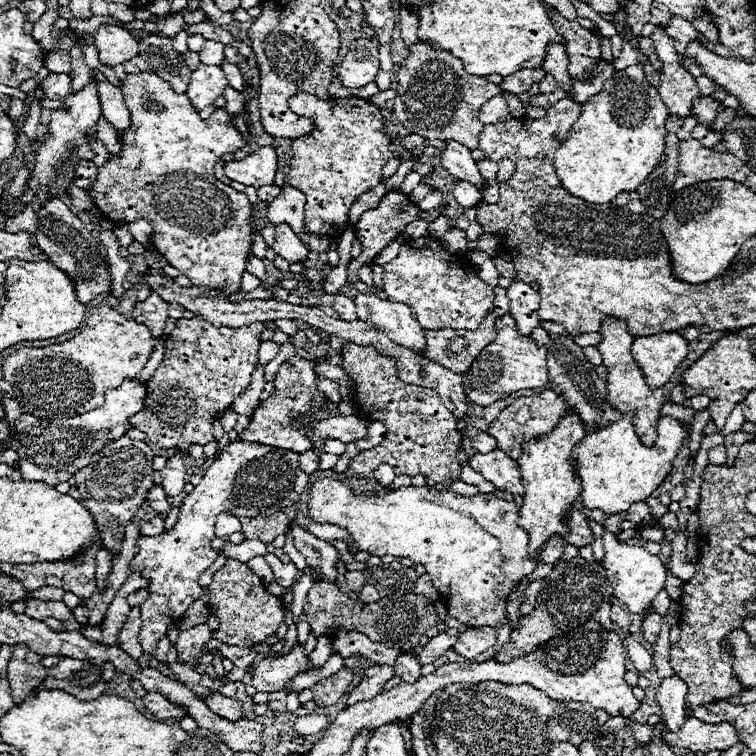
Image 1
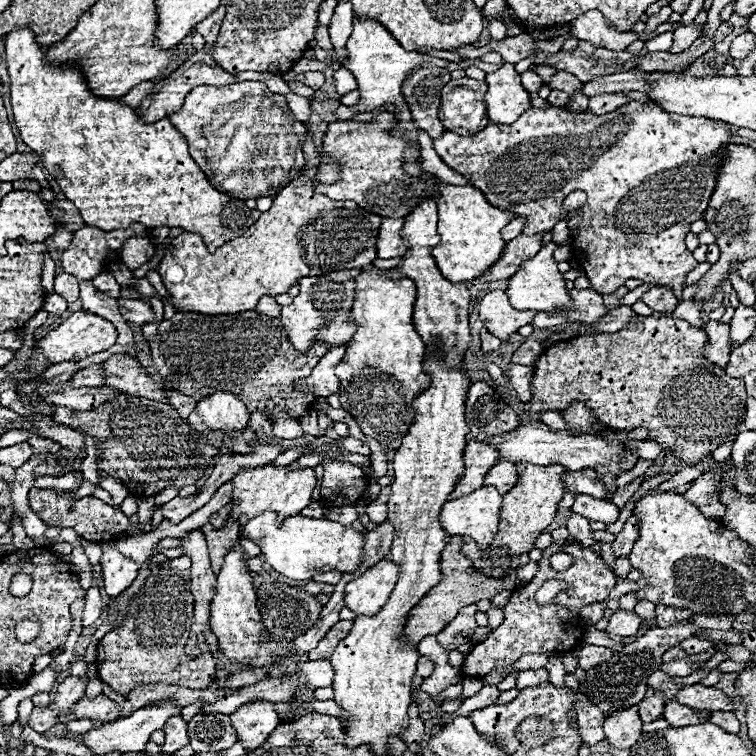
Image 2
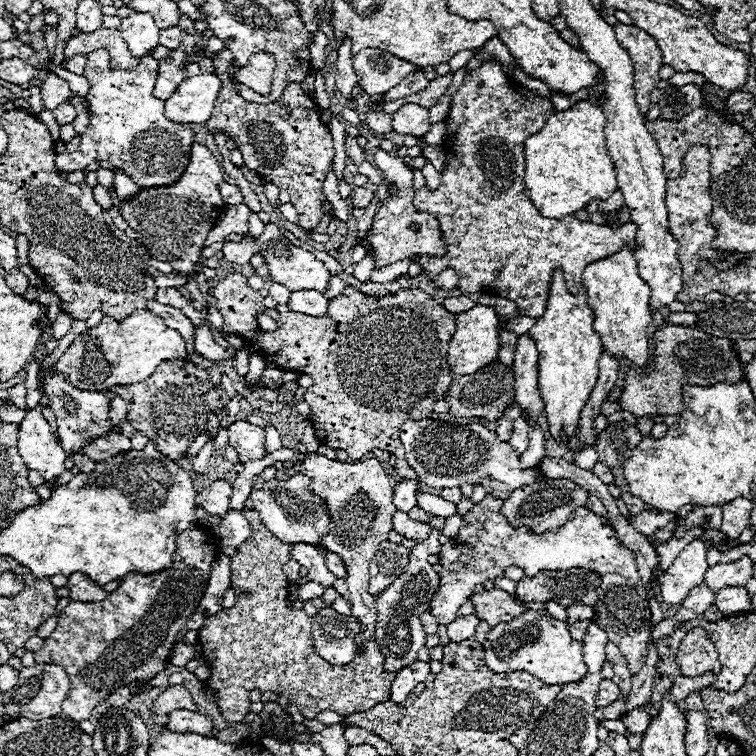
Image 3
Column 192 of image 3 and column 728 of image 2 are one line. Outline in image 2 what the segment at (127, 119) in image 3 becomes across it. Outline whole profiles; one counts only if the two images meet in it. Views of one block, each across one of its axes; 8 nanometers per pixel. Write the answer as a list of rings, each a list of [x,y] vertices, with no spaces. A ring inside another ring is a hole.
[[[630,102],[626,106],[620,106],[614,112],[596,116],[588,110],[568,110],[562,106],[554,106],[554,104],[546,104],[546,108],[534,108],[530,106],[530,110],[526,110],[514,124],[488,124],[484,130],[480,130],[476,134],[476,138],[464,138],[456,132],[446,132],[442,138],[434,140],[434,148],[440,154],[440,158],[458,174],[466,176],[466,180],[470,180],[472,186],[476,186],[478,190],[482,190],[482,194],[486,196],[486,200],[514,216],[522,216],[526,218],[526,224],[522,228],[524,234],[546,234],[550,232],[558,222],[568,218],[568,210],[562,208],[564,198],[574,192],[574,190],[584,190],[588,194],[588,200],[582,208],[578,208],[578,214],[574,214],[568,220],[568,228],[572,230],[572,250],[575,258],[582,258],[582,268],[592,284],[594,290],[598,290],[600,294],[612,294],[616,288],[620,288],[628,278],[636,278],[642,282],[650,282],[650,284],[658,284],[658,286],[666,286],[670,288],[676,298],[682,298],[682,290],[686,286],[686,276],[698,266],[698,262],[694,260],[692,252],[686,250],[684,238],[690,232],[690,224],[696,222],[700,218],[700,214],[706,212],[708,208],[708,200],[714,192],[716,186],[716,172],[720,166],[720,158],[712,158],[712,154],[716,150],[722,150],[728,142],[730,142],[730,132],[726,128],[726,124],[722,122],[710,122],[708,118],[682,118],[680,114],[670,114],[664,112],[662,108],[658,108],[658,104],[650,102],[648,106],[642,102]]]

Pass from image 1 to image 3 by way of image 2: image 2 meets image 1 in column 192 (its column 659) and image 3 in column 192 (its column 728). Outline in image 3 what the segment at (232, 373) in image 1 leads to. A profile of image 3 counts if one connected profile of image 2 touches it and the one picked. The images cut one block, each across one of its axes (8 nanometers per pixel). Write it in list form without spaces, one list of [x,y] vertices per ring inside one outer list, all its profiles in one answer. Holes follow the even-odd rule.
[[[182,360],[160,362],[154,374],[144,382],[112,386],[110,392],[114,392],[114,396],[120,396],[128,402],[126,420],[136,430],[140,430],[146,438],[154,440],[158,450],[174,462],[180,462],[186,456],[186,450],[190,448],[198,432],[208,428],[208,414],[210,412],[220,414],[224,408],[212,384],[206,384],[196,380],[194,376],[188,376]]]

